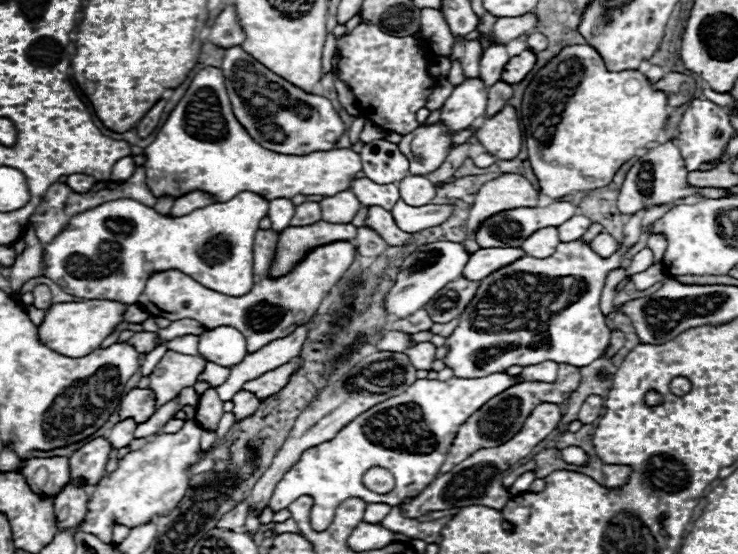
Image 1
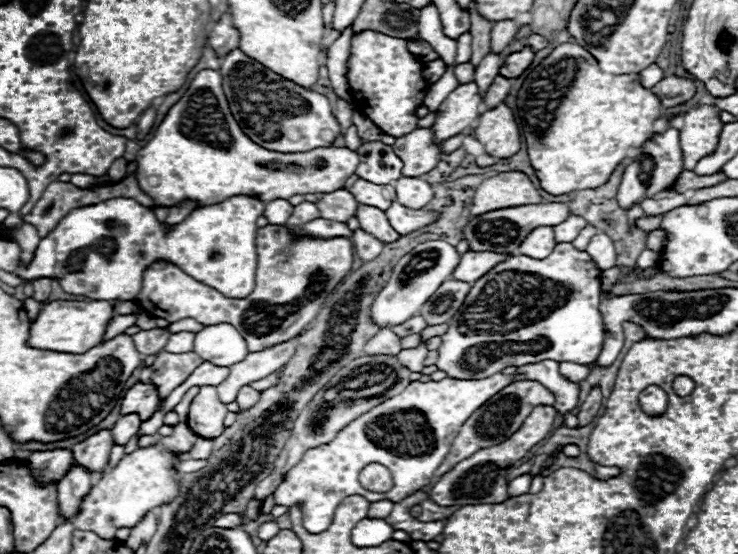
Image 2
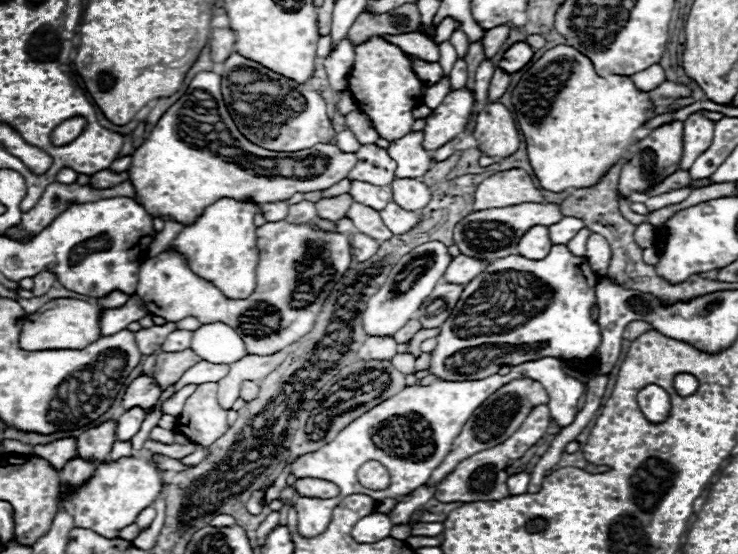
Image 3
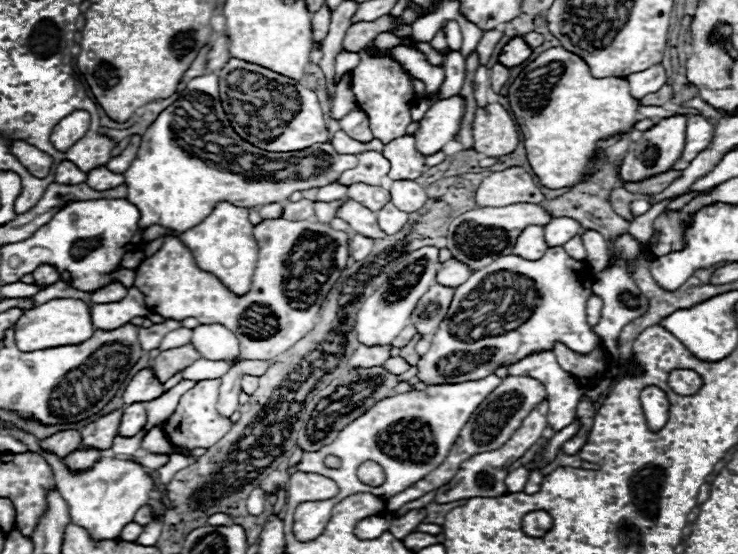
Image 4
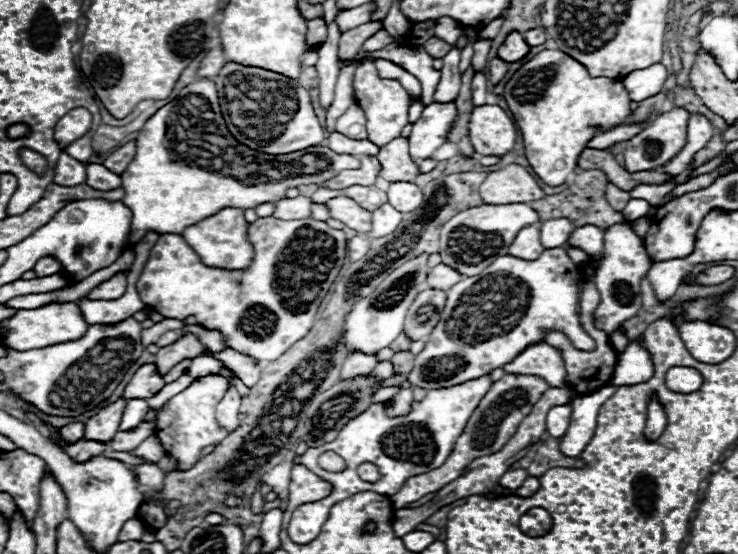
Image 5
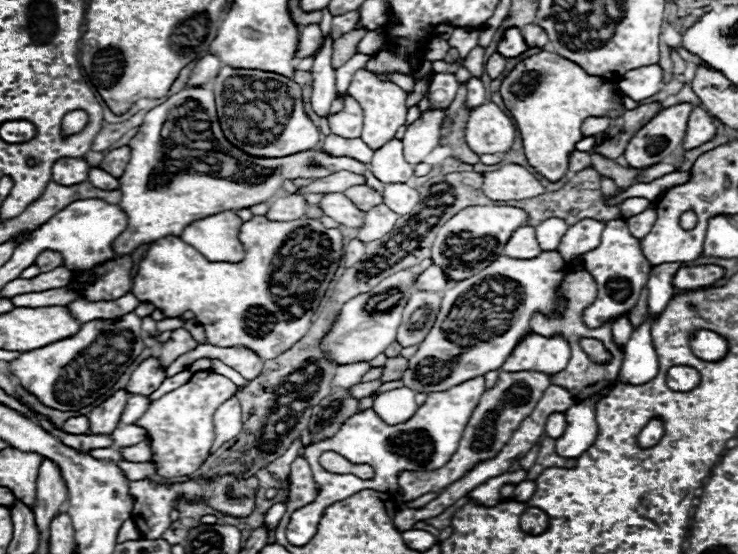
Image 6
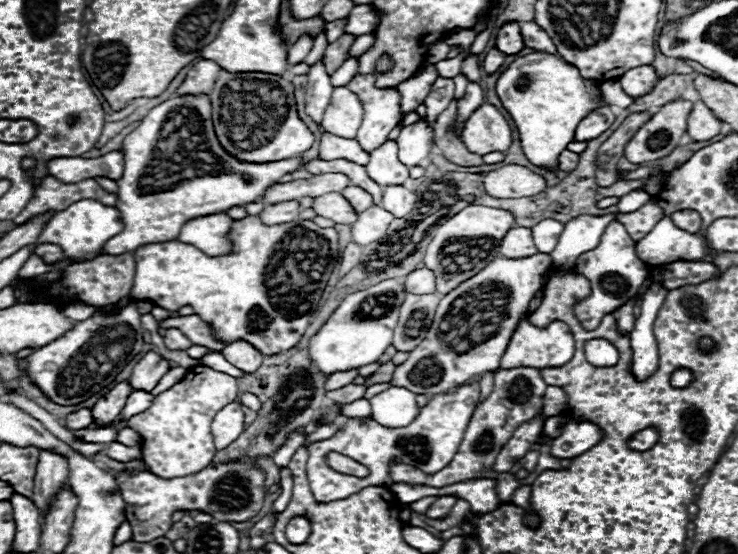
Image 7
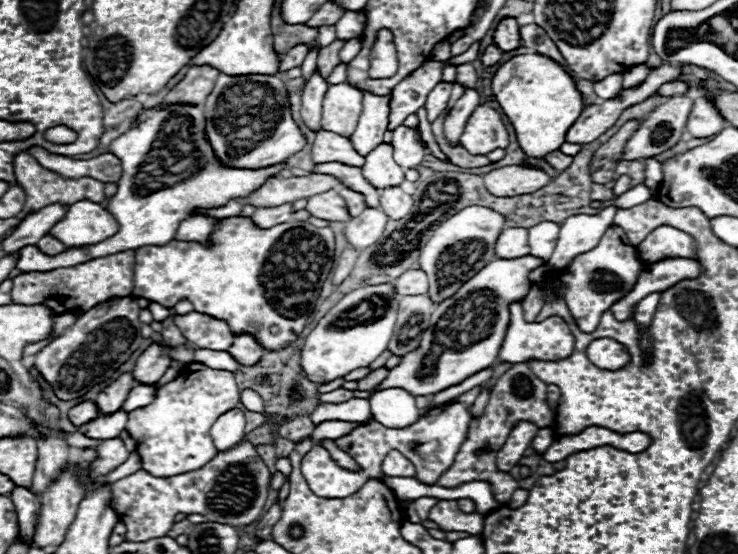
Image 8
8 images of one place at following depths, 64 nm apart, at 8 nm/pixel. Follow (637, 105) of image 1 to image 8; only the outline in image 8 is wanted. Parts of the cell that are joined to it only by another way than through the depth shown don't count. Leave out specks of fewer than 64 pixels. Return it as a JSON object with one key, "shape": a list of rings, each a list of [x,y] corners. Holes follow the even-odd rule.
{"shape":[[[542,54],[514,56],[502,64],[492,78],[492,92],[500,102],[504,114],[510,118],[524,154],[538,160],[550,152],[560,150],[560,146],[566,142],[570,124],[578,120],[582,106],[586,106],[572,74]]]}

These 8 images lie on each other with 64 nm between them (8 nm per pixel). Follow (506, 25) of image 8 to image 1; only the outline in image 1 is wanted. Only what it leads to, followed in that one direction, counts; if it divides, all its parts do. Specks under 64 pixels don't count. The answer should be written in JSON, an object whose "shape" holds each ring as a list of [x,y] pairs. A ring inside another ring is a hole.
{"shape":[[[524,50],[520,56],[510,58],[510,62],[504,66],[502,80],[506,80],[506,84],[518,84],[526,78],[526,74],[534,68],[534,64],[536,64],[534,52]]]}

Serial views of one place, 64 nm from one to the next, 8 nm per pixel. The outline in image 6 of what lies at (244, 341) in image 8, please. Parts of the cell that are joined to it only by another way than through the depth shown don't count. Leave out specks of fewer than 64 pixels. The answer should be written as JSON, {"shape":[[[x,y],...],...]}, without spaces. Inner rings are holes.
{"shape":[[[200,344],[196,350],[180,356],[180,360],[170,364],[166,368],[166,377],[182,372],[186,366],[190,366],[198,358],[222,360],[226,366],[234,368],[248,382],[254,380],[262,370],[262,360],[248,348],[218,348],[218,346],[212,346],[212,344]]]}

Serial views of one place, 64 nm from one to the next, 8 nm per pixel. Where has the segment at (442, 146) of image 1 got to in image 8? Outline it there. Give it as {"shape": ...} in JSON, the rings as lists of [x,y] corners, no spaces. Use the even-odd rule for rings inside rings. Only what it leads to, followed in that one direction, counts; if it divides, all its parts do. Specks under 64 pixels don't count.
{"shape":[[[380,144],[366,156],[362,174],[366,176],[366,180],[372,186],[376,186],[376,188],[400,186],[406,180],[404,170],[394,162],[392,152],[394,152],[392,144]]]}

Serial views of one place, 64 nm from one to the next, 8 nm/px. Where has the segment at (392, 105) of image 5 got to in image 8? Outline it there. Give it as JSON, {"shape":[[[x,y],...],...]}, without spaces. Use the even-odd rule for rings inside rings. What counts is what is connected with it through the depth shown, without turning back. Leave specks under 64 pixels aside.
{"shape":[[[362,92],[364,108],[354,134],[350,136],[354,148],[366,156],[378,144],[384,142],[384,132],[388,130],[390,116],[390,94],[374,96],[372,92]]]}

